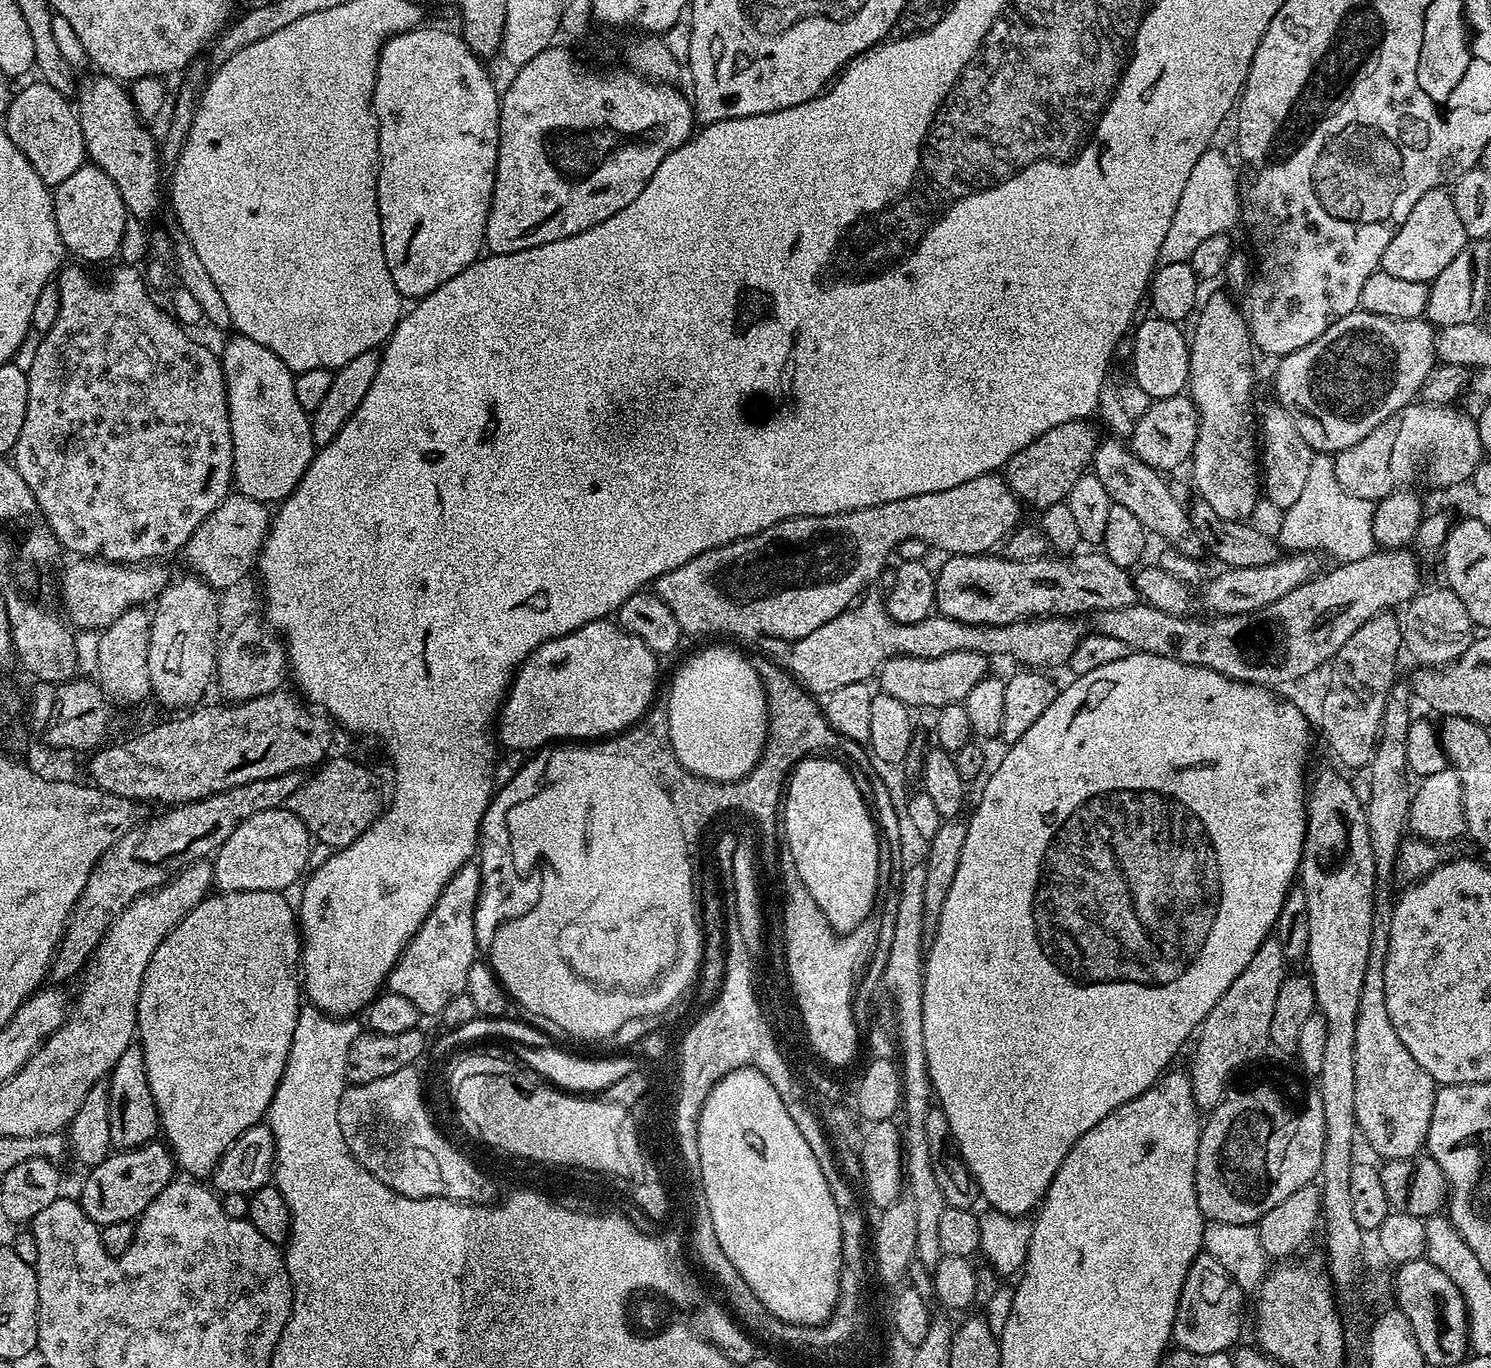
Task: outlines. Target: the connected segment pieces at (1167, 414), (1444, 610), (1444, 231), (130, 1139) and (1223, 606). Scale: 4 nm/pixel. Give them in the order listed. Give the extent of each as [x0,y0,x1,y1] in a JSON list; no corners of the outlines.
[[1130,394,1198,474],[1402,586,1474,666],[1380,187,1469,284],[106,1043,160,1149],[1198,551,1321,616]]

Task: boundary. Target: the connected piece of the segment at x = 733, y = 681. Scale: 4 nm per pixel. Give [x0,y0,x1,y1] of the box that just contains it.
[668,646,768,783]

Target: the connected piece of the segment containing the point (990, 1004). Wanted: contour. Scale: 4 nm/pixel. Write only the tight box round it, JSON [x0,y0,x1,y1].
[922,651,1312,1218]

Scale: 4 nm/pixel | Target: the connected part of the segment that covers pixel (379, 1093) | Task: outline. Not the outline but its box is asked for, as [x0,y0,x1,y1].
[338,1070,490,1200]

